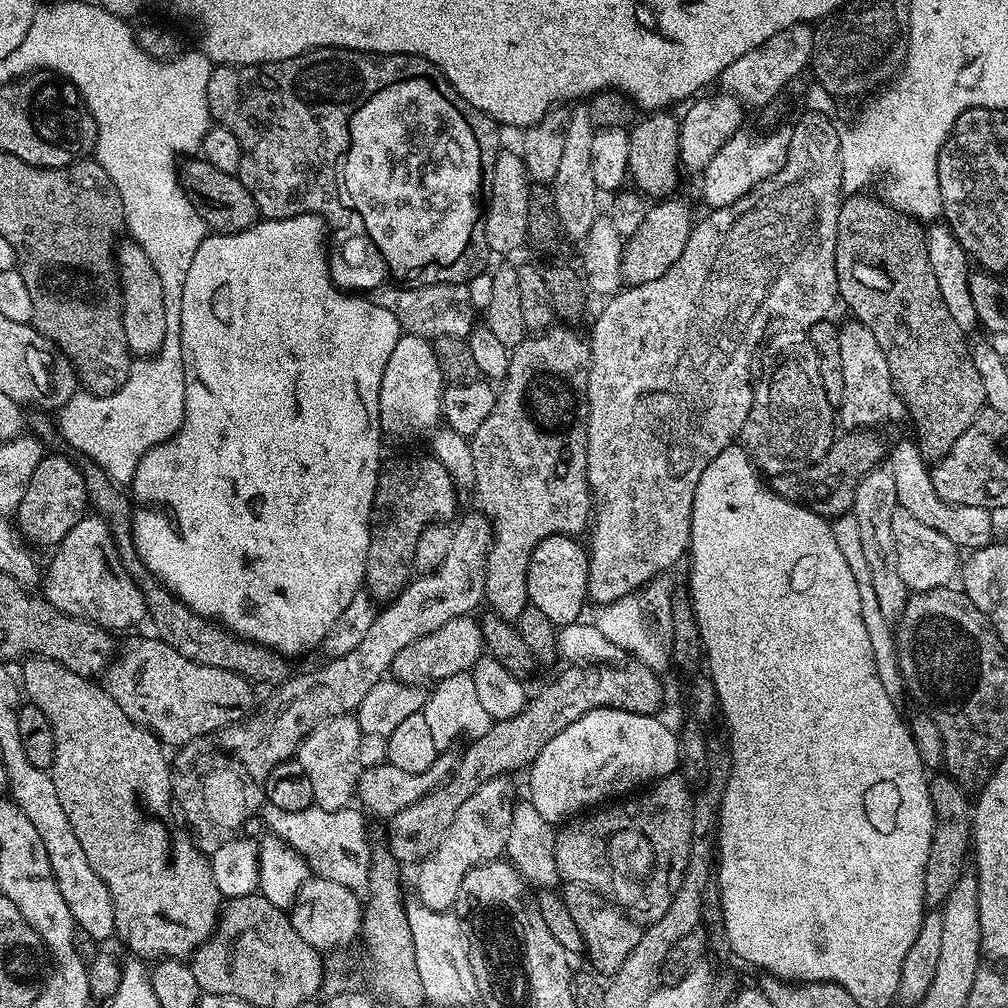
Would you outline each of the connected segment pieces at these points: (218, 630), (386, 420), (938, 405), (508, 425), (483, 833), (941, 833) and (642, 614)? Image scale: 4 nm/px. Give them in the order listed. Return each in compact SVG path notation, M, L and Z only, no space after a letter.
M85 463L82 471L88 491L89 505L94 509L95 515L103 518L109 525L112 536L115 538L120 563L125 567L126 574L129 574L142 590L144 601L147 604L146 616L156 630L157 639L166 642L182 657L198 662L200 665L218 666L220 669L237 672L254 682L257 682L256 680L270 682L272 686L286 681L292 674L292 669L289 666L291 663L285 657L268 647L237 636L217 621L210 621L207 617L192 612L149 571L136 552L136 543L132 536L132 503L125 489L121 485L115 484L96 464Z
M401 335L398 346L394 346L394 354L390 354L390 362L386 362L378 390L381 433L385 437L401 436L404 440L412 440L415 436L427 437L441 423L440 407L445 387L438 358L434 358L432 340Z
M868 194L849 195L852 197L849 200L847 197L840 205L838 234L836 235L836 277L838 278L838 290L840 291L839 299L842 304L845 304L852 311L849 313L855 319L863 322L870 330L870 334L874 334L878 346L882 346L882 354L886 354L886 362L890 366L890 378L892 379L895 395L899 399L901 396L908 403L908 408L912 411L913 418L916 419L916 433L914 433L914 436L920 445L922 458L929 462L935 462L941 460L946 454L950 454L952 444L958 442L958 438L962 438L962 434L966 434L968 427L976 421L977 416L985 407L982 378L979 377L978 370L975 369L975 362L972 361L970 344L964 341L966 332L959 328L958 323L954 322L950 316L950 311L946 310L946 303L942 300L942 294L939 293L938 282L935 281L935 276L930 268L930 260L927 258L925 229L913 217L901 214L883 199L875 200L872 196L864 195Z
M551 326L543 329L539 334L529 335L518 347L511 349L508 357L508 372L499 385L494 402L494 410L490 410L490 418L478 426L478 430L470 437L472 457L474 458L474 495L480 503L479 511L487 516L492 525L492 545L488 547L488 561L486 562L486 582L484 583L484 600L489 604L495 615L504 620L515 622L522 614L522 610L529 603L528 599L528 567L530 554L534 554L534 546L542 542L547 536L575 536L587 529L590 517L594 512L594 497L588 486L588 463L586 462L586 442L588 441L588 371L592 361L592 345L575 332L572 326Z
M507 775L495 776L490 782L478 786L478 790L462 802L442 842L438 842L438 846L415 869L419 903L436 912L451 909L452 903L461 899L462 878L466 878L474 866L485 864L487 860L499 860L505 855L514 807L512 784L508 780L511 779Z
M941 774L941 776L933 775L928 785L928 793L930 794L930 802L934 806L934 818L936 825L934 826L934 834L930 842L930 850L928 851L928 861L926 862L926 870L924 871L924 890L929 891L931 896L947 893L955 886L958 878L965 871L964 859L970 856L970 837L972 835L972 818L970 815L970 796L964 789L957 786L952 781L951 776Z
M661 574L651 581L643 590L630 595L623 596L615 600L613 604L605 604L599 609L600 617L594 620L596 628L602 630L602 634L606 634L606 638L610 638L610 642L614 642L614 646L618 646L621 653L628 654L630 652L639 663L644 664L647 668L651 668L653 672L663 673L663 668L673 663L672 650L672 597L674 595L672 588L671 575Z

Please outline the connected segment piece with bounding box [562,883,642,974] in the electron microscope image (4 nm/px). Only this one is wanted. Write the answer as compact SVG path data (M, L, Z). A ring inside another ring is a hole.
M581 884L563 885L562 898L566 902L566 910L570 910L570 918L578 925L578 934L582 934L584 952L593 969L600 974L611 974L630 958L630 950L638 946L638 938L642 931L641 925L621 912L616 905L610 903L606 897L600 896ZM605 972L605 973L604 973Z

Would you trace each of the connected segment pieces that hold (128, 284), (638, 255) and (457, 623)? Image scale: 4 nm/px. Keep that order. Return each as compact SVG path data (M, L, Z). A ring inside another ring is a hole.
M135 242L127 243L121 243L115 251L116 267L120 277L120 297L124 303L122 306L122 326L126 330L128 351L143 358L157 352L162 346L162 338L166 338L166 302L162 298L162 281L159 280L154 266L150 266L150 258L146 258L146 250L142 250L142 246L138 246Z
M664 198L653 203L646 218L642 218L642 226L638 226L638 230L625 239L620 271L620 279L625 285L654 282L654 278L662 278L662 274L666 274L666 270L682 258L682 250L686 250L686 242L692 232L694 215L686 201L676 199Z
M473 615L459 616L446 622L445 626L440 626L432 634L424 638L416 639L411 644L406 645L398 652L390 669L391 675L402 681L404 684L414 684L417 686L426 684L426 681L437 682L452 674L471 671L473 665L477 663L484 652L483 636L479 621Z

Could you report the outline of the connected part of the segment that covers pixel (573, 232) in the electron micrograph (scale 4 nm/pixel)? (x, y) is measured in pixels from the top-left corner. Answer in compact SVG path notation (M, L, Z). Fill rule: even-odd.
M580 106L577 112L571 113L566 130L566 147L558 165L558 174L554 174L551 182L551 190L554 194L554 206L556 207L556 222L559 231L569 241L579 242L590 230L590 226L596 221L598 209L596 209L596 196L598 189L594 182L594 174L590 170L590 146L594 142L594 129L588 120L587 107Z

